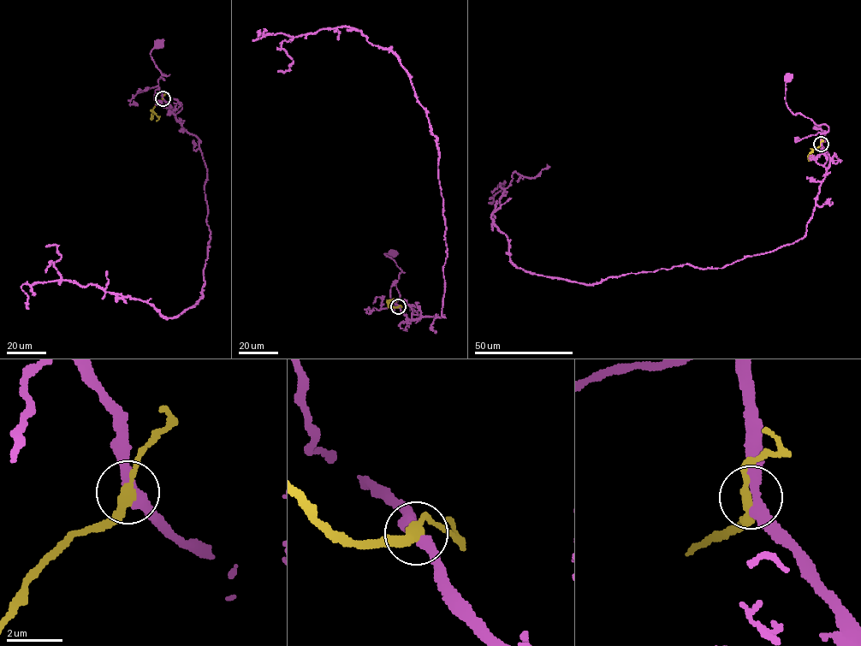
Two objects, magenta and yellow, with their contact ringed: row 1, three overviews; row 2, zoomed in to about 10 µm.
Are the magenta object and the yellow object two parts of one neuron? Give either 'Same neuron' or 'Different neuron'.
Same neuron

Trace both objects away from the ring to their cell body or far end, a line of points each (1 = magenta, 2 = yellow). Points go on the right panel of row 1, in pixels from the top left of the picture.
1: (821, 145), (821, 133), (827, 132), (828, 127), (816, 125), (800, 113), (793, 114), (785, 101), (788, 78)
2: (821, 145), (808, 156), (810, 161)

